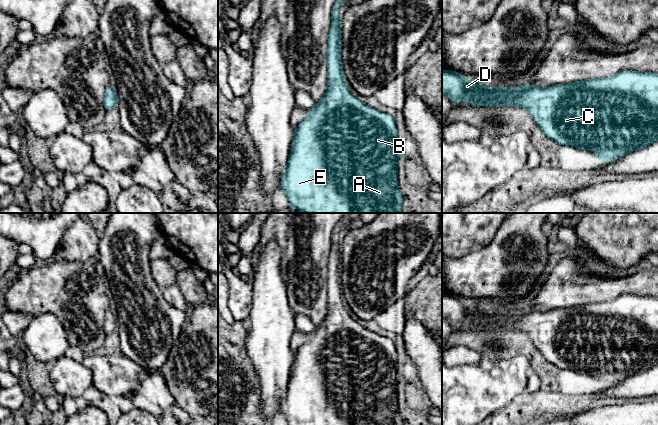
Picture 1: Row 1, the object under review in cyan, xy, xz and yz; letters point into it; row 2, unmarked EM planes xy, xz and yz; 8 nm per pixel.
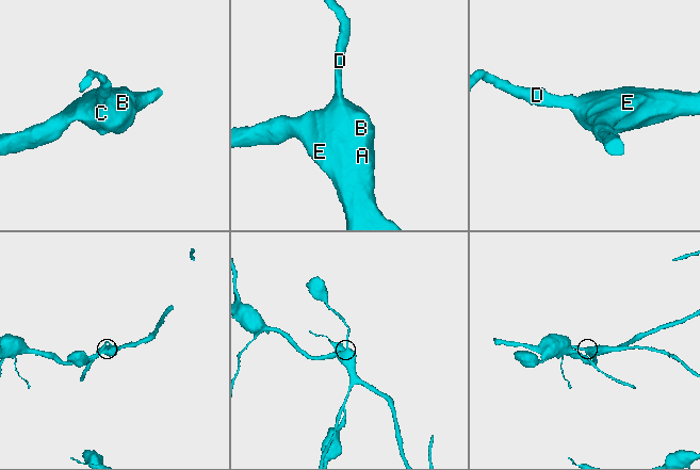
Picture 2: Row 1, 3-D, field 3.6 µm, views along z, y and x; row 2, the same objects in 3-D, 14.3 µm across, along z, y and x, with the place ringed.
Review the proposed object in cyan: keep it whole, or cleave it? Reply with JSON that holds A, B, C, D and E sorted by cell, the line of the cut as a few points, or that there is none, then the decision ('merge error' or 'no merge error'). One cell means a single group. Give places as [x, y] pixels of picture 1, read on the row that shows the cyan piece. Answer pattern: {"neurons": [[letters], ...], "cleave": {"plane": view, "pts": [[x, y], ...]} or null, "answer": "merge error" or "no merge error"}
{"neurons": [["A", "B", "C", "D", "E"]], "cleave": null, "answer": "no merge error"}

